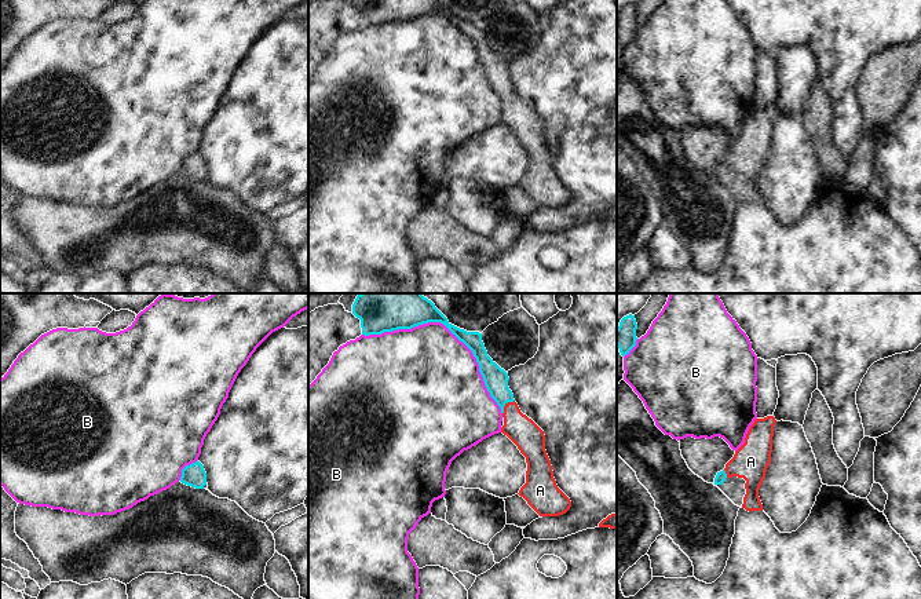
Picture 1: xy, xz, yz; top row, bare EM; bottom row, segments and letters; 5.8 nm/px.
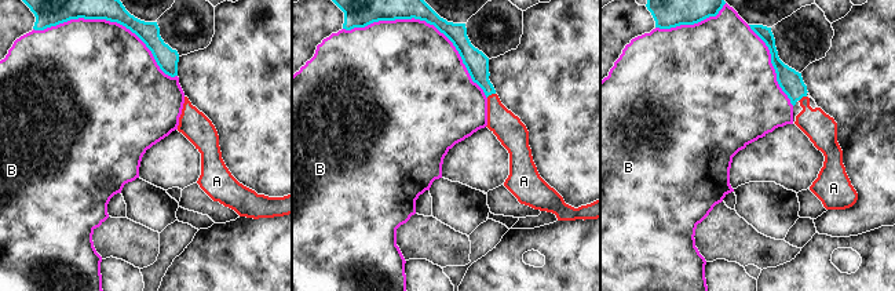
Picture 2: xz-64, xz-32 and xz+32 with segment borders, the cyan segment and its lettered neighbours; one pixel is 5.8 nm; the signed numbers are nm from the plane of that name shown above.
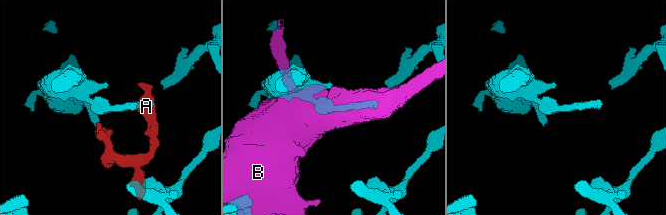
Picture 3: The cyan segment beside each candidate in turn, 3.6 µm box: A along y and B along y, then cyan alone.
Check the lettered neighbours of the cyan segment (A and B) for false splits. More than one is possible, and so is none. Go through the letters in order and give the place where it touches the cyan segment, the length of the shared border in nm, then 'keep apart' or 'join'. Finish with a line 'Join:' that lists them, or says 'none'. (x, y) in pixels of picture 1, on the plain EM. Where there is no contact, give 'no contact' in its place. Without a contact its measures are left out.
A: meets cyan in xz at (504, 97); contact 110 nm long; join
B: meets cyan in xz at (448, 19); contact 950 nm long; keep apart
Join: A

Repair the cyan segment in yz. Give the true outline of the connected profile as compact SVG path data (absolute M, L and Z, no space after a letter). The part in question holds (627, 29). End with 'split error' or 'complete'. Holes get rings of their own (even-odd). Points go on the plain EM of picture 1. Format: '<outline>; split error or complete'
M629 6L624 8L617 19L617 37L622 48L636 37L636 21L637 15L635 7Z; complete

